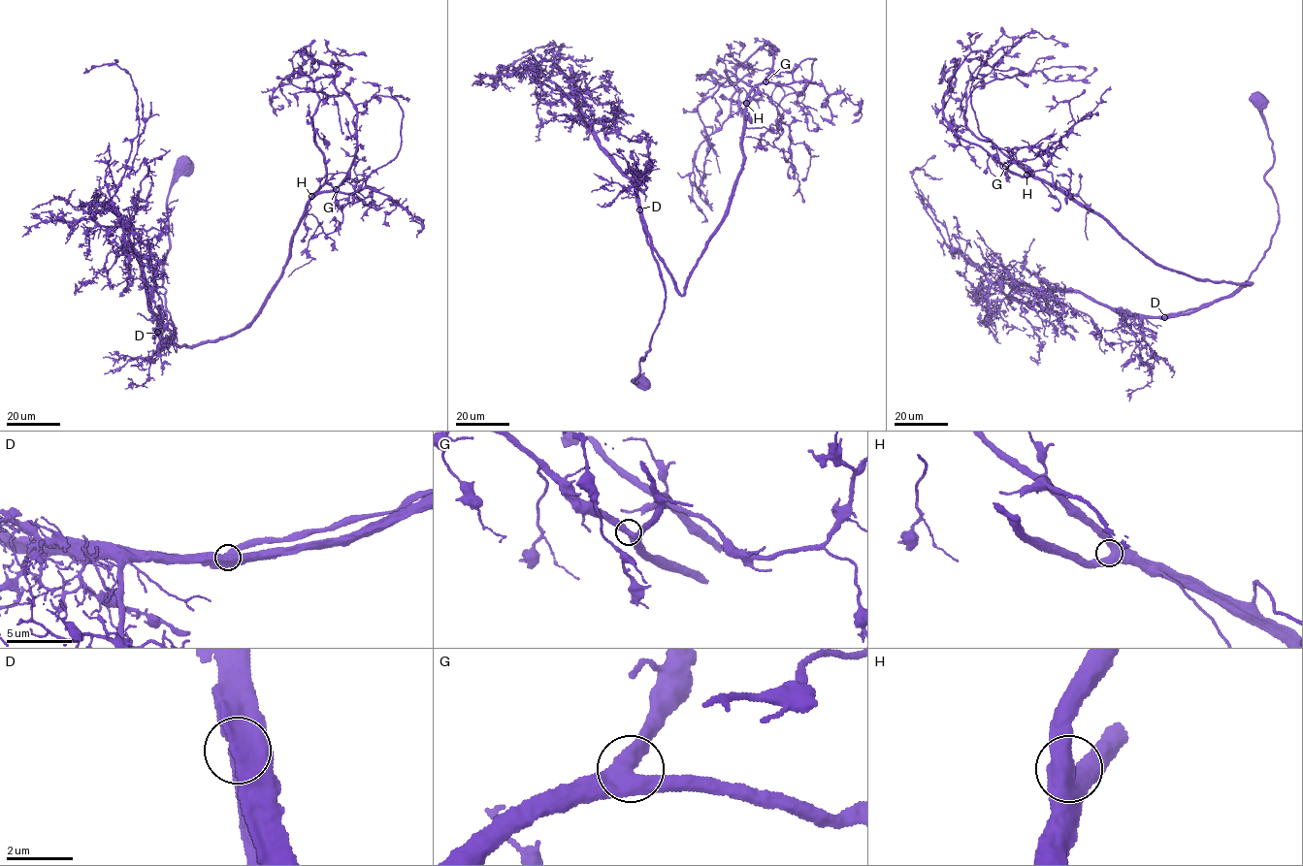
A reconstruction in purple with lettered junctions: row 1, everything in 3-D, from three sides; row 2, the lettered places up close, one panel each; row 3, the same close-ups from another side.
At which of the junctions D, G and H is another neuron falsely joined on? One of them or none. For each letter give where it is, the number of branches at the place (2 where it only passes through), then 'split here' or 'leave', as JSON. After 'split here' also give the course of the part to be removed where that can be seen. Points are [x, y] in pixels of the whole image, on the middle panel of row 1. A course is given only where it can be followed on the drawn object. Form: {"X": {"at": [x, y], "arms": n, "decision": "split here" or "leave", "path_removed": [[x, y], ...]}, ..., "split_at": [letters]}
{"D": {"at": [639, 209], "arms": 3, "decision": "leave"}, "G": {"at": [765, 81], "arms": 3, "decision": "leave"}, "H": {"at": [746, 103], "arms": 3, "decision": "leave"}, "split_at": []}

